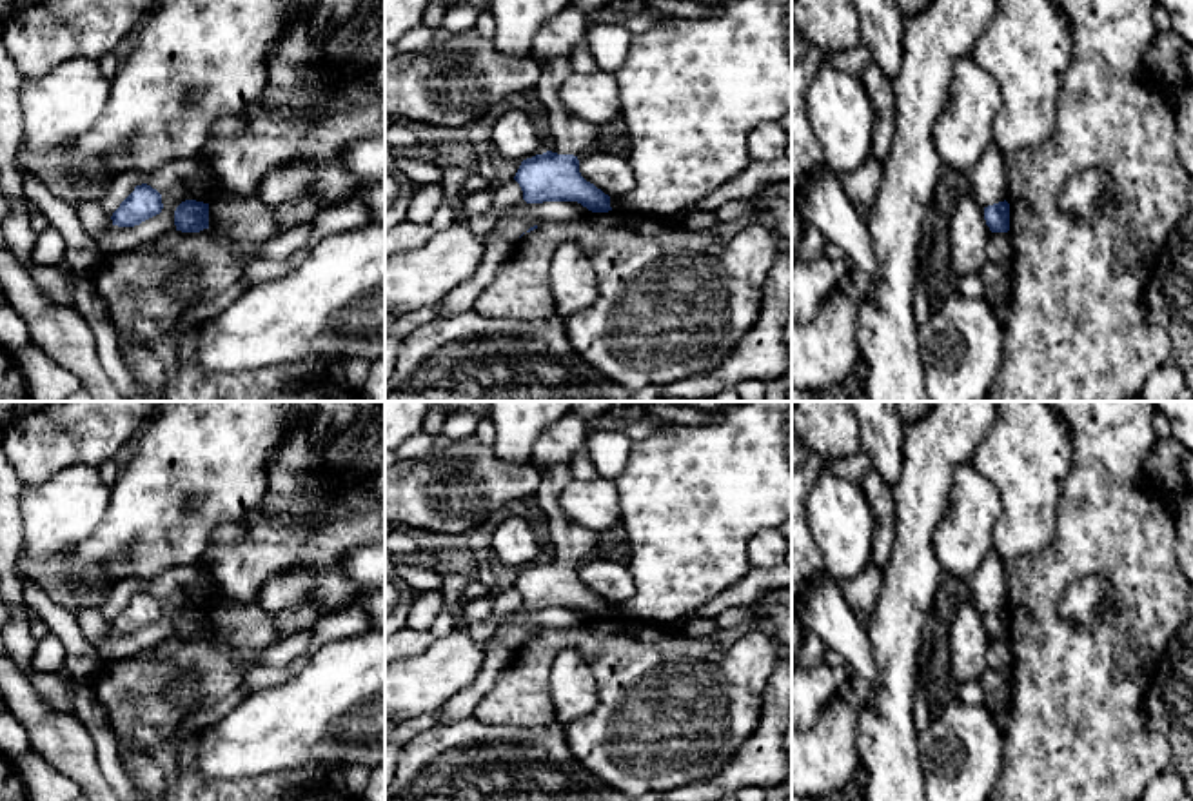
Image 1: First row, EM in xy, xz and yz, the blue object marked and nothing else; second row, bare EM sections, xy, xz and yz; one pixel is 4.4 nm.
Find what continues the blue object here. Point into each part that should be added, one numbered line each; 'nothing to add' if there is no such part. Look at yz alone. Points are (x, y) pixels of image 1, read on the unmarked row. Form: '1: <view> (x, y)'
nothing to add

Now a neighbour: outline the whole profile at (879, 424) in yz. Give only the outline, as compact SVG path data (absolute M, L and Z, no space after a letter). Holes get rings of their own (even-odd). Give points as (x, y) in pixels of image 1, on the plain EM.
M853 401L853 409L859 421L859 450L866 452L881 478L895 487L904 427L895 401Z

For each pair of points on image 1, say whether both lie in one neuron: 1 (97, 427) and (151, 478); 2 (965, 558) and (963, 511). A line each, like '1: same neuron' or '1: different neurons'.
1: different neurons
2: same neuron

